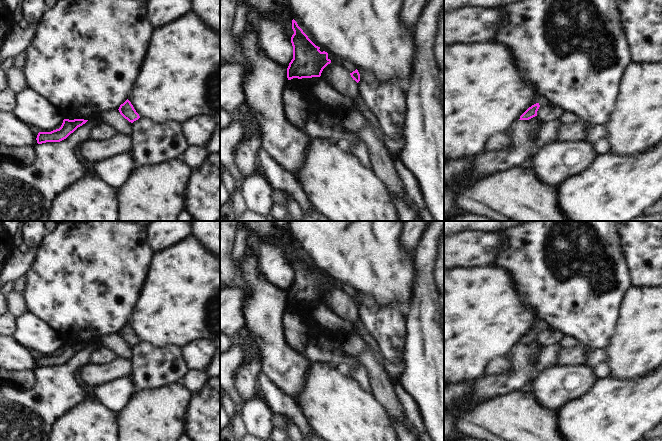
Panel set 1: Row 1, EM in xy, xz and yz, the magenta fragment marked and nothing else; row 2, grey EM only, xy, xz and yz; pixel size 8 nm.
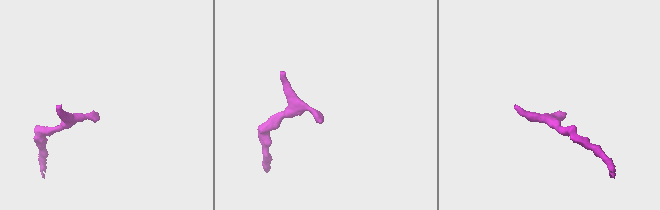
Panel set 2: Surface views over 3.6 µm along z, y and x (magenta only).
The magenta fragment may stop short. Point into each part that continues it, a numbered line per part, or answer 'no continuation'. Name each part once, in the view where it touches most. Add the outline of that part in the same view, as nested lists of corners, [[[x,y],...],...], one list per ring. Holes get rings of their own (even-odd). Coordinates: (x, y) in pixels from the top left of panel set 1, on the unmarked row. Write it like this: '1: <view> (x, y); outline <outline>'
no continuation

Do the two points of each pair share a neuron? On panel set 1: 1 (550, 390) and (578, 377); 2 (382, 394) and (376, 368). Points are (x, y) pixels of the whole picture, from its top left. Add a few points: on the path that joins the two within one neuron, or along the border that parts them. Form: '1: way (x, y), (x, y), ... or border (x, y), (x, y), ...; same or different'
1: way (557, 386), (571, 382); same
2: way (381, 388), (377, 374); same

